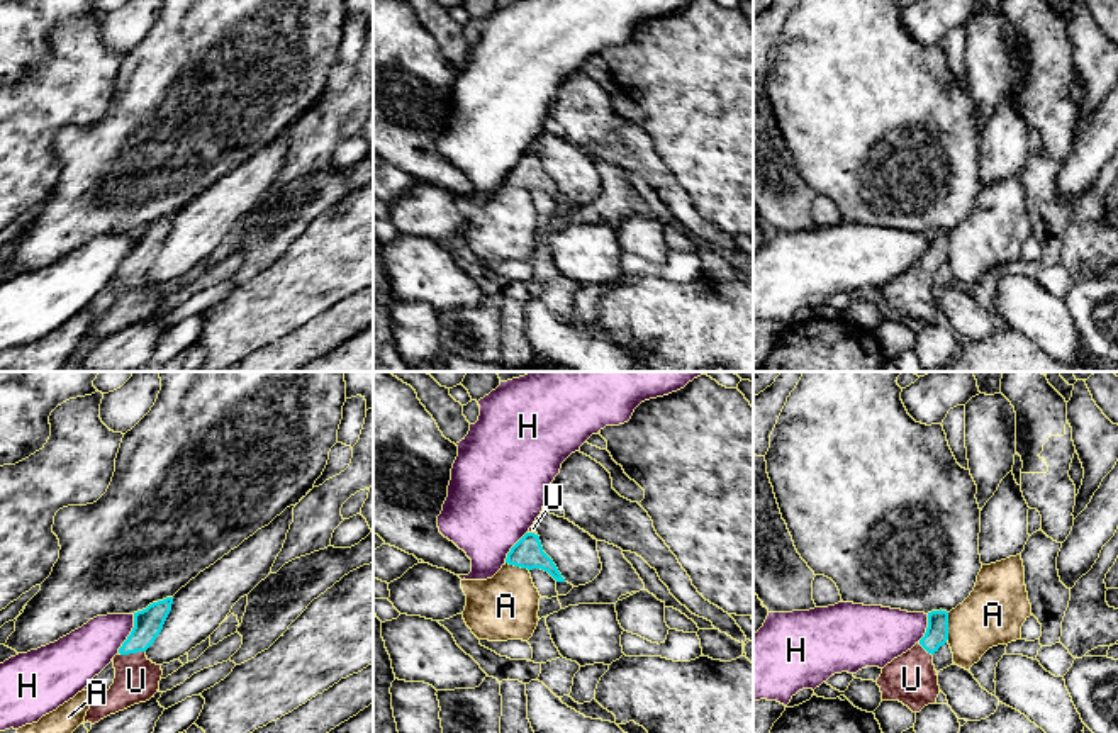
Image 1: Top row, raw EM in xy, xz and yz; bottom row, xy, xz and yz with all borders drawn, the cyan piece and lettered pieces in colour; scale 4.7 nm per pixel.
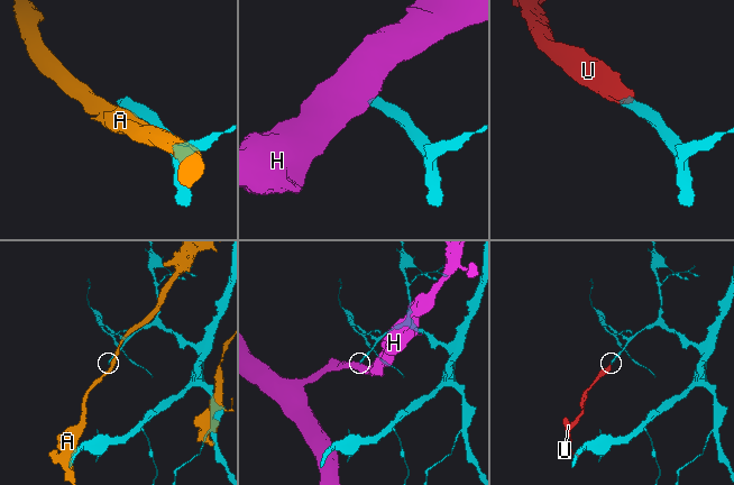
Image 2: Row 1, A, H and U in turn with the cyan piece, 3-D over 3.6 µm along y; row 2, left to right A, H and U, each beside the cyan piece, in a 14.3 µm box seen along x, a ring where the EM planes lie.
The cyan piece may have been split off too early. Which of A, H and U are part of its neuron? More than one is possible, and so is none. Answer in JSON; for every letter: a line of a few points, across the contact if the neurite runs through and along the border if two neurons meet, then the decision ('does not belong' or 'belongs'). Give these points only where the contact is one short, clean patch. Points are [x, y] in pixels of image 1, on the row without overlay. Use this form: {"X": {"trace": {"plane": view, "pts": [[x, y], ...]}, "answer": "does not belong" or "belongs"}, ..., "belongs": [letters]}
{"A": {"answer": "does not belong"}, "H": {"trace": {"plane": "xy", "pts": [[134, 235], [131, 253], [117, 272]]}, "answer": "does not belong"}, "U": {"trace": {"plane": "xy", "pts": [[148, 243], [131, 272], [136, 301]]}, "answer": "belongs"}, "belongs": ["U"]}

